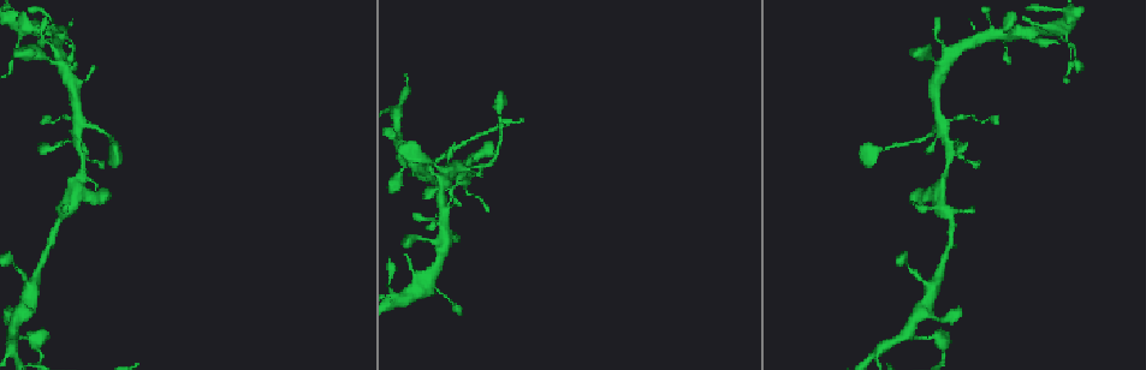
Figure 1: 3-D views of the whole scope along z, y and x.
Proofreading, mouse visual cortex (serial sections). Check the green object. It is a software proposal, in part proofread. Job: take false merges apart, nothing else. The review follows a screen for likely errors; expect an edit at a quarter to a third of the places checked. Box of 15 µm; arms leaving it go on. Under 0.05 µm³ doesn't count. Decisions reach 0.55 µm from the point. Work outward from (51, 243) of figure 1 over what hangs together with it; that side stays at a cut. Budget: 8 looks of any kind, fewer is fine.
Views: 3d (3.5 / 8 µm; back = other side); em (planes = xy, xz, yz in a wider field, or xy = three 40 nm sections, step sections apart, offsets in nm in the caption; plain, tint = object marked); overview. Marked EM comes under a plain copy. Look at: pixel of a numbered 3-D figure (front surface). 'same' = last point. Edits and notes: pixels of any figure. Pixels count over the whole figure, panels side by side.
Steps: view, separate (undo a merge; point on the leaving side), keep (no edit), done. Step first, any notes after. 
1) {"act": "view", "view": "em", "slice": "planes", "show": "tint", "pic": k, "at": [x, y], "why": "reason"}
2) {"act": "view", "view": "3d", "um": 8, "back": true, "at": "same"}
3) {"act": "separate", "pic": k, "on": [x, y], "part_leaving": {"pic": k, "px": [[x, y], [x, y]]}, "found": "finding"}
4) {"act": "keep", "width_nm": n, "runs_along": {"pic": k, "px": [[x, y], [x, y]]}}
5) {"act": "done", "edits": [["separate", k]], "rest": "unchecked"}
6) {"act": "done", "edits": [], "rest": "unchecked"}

{"act": "view", "view": "3d", "um": 8, "back": true, "pic": 1, "at": [941, 342], "why": "thin neck"}

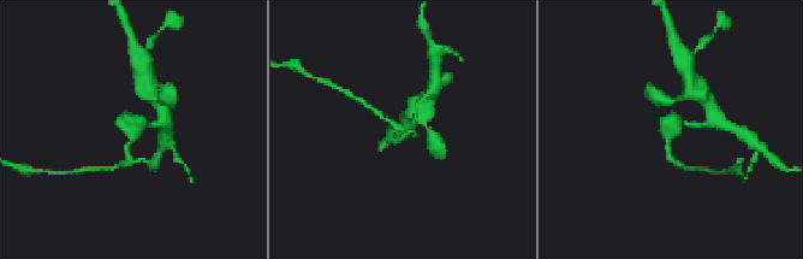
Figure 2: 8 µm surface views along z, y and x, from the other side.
{"act": "view", "view": "3d", "um": 3.5, "pic": 2, "at": [405, 135], "why": "closer look"}

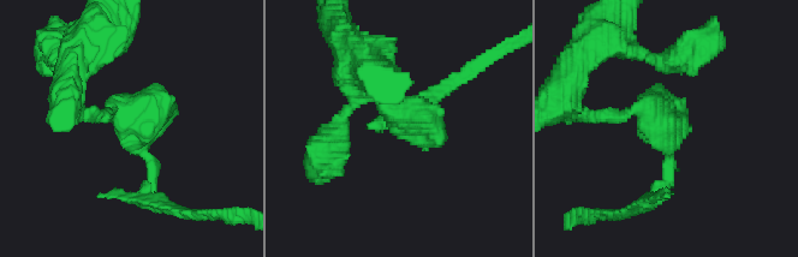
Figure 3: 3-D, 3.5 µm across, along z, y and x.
{"act": "view", "view": "em", "slice": "xy", "step": 1, "show": "tint", "pic": 3, "at": [136, 125], "why": "now the EM"}

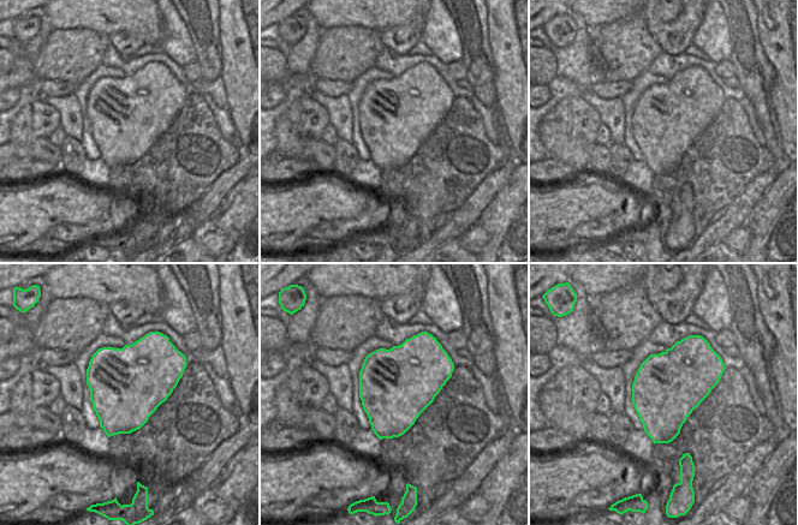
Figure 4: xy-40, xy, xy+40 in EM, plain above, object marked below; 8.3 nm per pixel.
{"act": "separate", "pic": 3, "on": [118, 192], "found": "two cells meet here"}

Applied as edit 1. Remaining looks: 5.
{"act": "view", "view": "overview"}

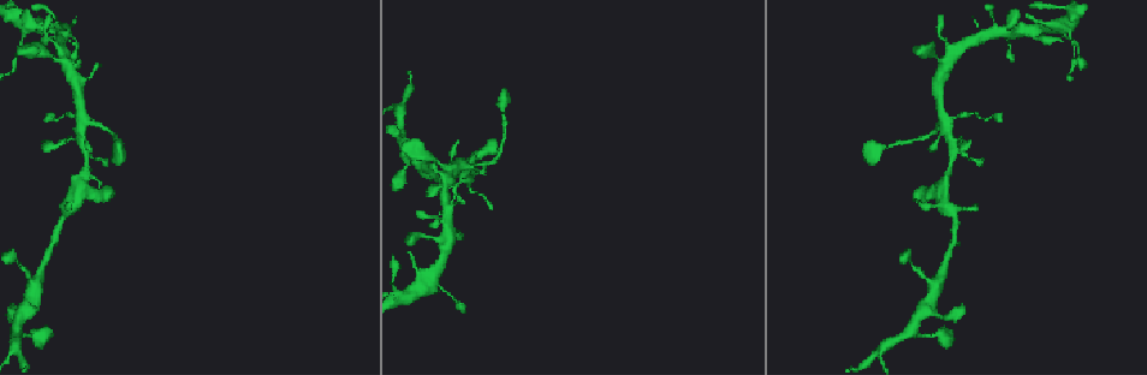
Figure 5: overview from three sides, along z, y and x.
{"act": "view", "view": "3d", "um": 3.5, "pic": 5, "at": [81, 126]}

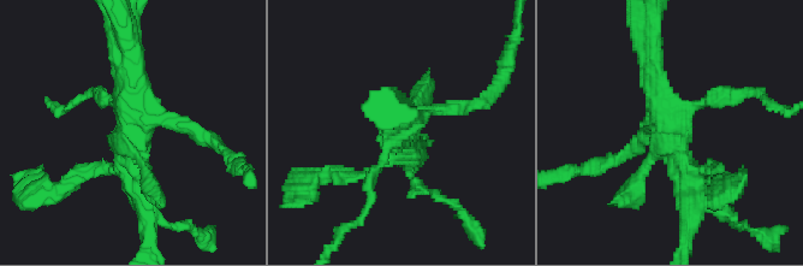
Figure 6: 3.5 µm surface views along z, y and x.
{"act": "keep", "runs_along": {"pic": 6, "px": [[693, 196], [647, 41]]}, "found": "one cell here"}

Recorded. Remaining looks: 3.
{"act": "view", "view": "3d", "um": 3.5, "back": true, "pic": 5, "at": [1070, 32], "why": "narrows sharply"}

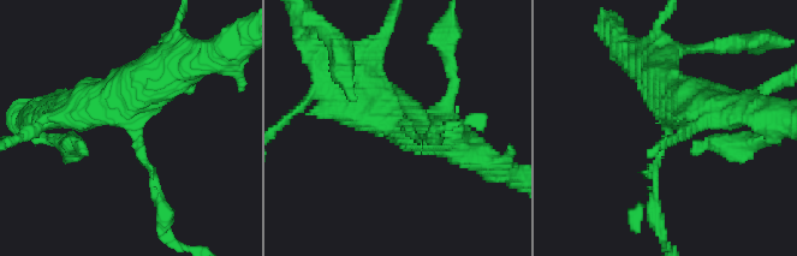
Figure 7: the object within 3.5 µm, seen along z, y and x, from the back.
{"act": "view", "view": "em", "slice": "xy", "step": 5, "show": "tint", "pic": 7, "at": [397, 122], "arms": 3, "arm_widths_nm": [100, 400, 500]}

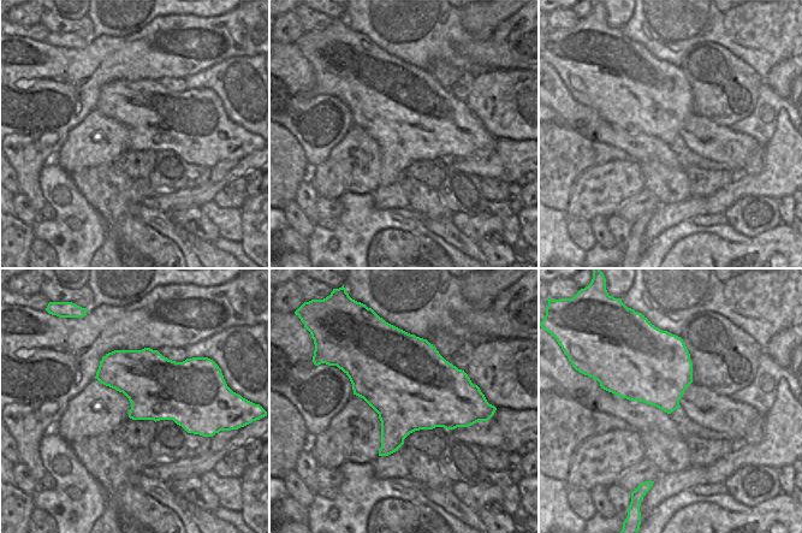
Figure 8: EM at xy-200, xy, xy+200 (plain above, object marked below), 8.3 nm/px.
{"act": "keep", "runs_along": {"pic": 7, "px": [[327, 58], [370, 111], [452, 141]]}, "found": "one cell here"}

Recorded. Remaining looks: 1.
{"act": "done", "edits": [["separate", 3]], "rest": "unchecked"}

